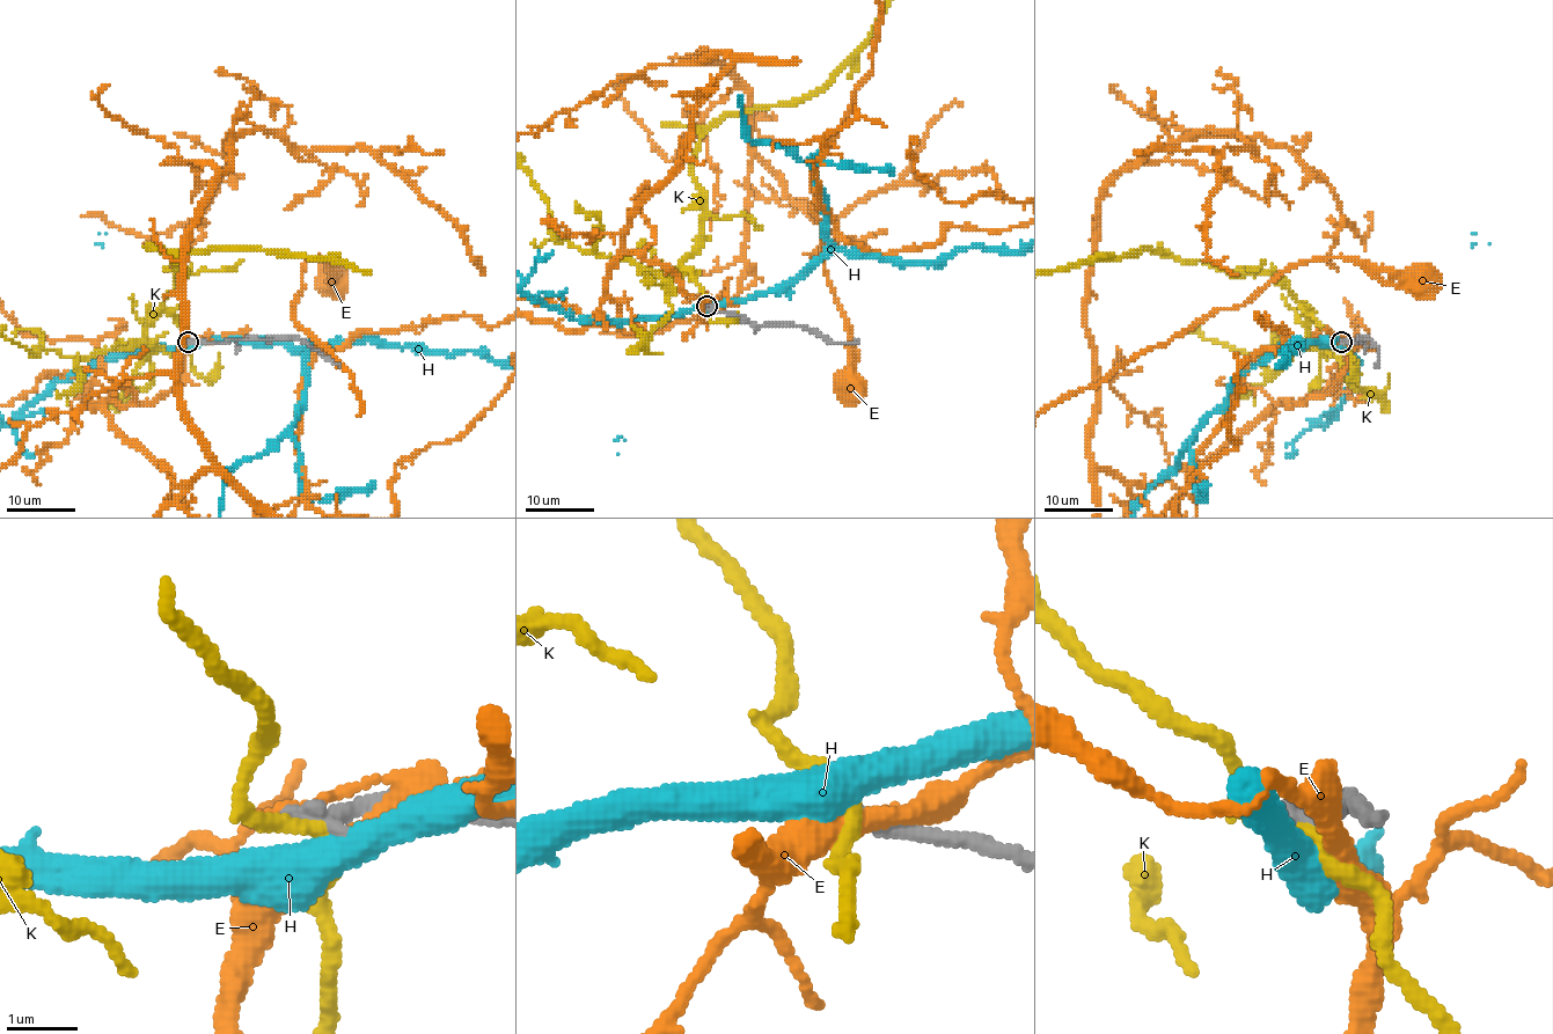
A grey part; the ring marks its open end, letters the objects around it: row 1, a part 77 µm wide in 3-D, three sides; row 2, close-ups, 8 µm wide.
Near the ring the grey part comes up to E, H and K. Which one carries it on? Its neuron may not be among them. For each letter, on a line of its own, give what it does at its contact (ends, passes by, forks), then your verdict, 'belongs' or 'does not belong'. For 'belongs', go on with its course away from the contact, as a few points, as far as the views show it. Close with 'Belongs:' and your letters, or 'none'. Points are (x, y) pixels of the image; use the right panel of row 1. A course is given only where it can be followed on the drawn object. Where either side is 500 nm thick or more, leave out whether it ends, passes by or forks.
E: it passes by; does not belong
H: it passes by; does not belong
K: it passes by; does not belong
Belongs: none

